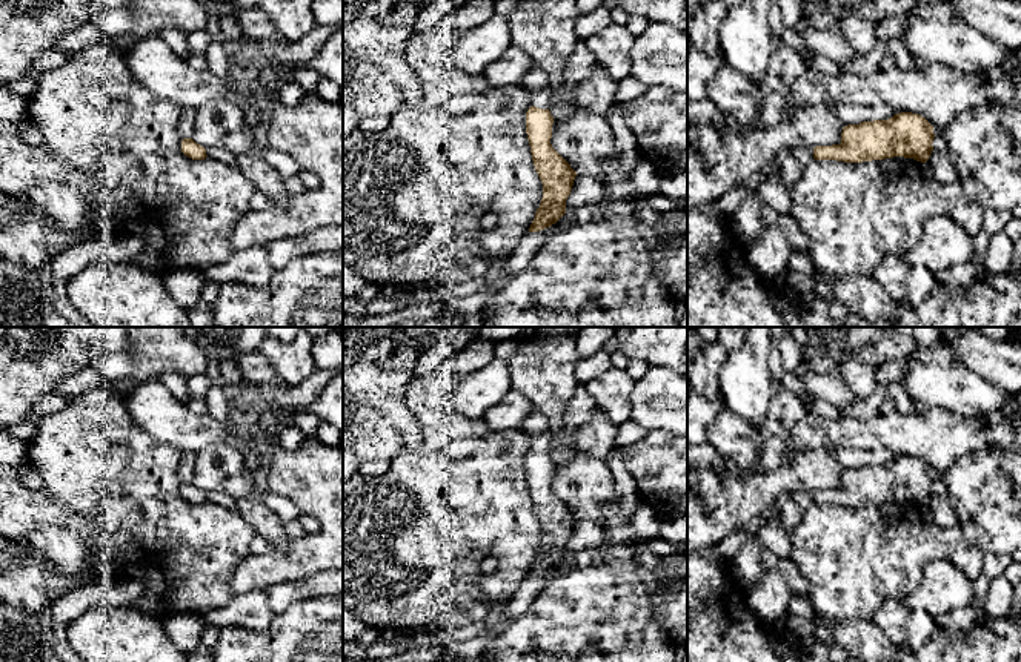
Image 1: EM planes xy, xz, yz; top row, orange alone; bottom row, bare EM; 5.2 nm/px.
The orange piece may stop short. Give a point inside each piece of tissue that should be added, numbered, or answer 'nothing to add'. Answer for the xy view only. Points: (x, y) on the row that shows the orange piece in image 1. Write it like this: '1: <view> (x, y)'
nothing to add

